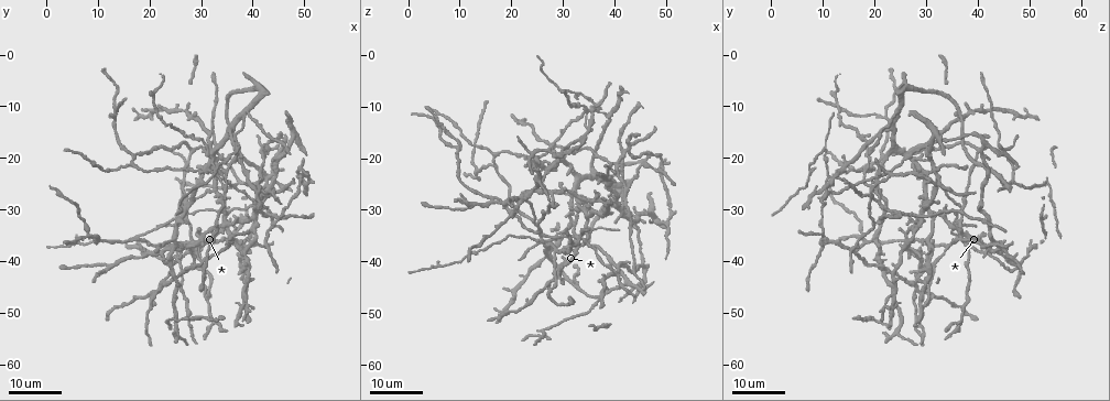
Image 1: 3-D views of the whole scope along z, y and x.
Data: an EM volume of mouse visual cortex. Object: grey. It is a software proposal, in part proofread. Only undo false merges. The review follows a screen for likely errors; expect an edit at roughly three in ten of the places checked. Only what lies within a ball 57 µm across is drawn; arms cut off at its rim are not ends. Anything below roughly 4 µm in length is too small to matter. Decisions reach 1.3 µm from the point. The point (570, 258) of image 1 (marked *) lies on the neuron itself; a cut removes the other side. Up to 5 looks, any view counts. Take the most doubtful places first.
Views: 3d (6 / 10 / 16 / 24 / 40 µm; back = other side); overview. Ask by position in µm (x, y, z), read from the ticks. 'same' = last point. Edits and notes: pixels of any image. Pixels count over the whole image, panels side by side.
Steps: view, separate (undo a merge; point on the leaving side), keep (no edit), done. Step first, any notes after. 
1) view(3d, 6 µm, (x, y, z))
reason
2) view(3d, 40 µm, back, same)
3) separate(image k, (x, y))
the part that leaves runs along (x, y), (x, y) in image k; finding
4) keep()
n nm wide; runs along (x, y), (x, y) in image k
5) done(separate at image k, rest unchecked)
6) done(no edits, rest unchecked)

view(3d, 16 µm, (27.5, 11.0, 38.5))
thin arm on a thick one

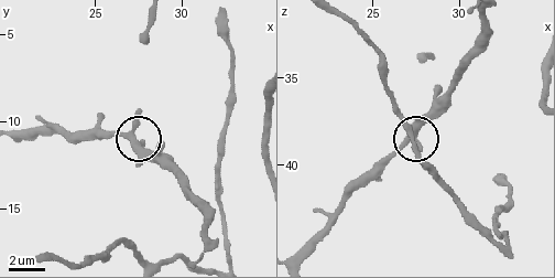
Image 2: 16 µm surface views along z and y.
view(3d, 6 µm, (26.9, 10.7, 38.6))

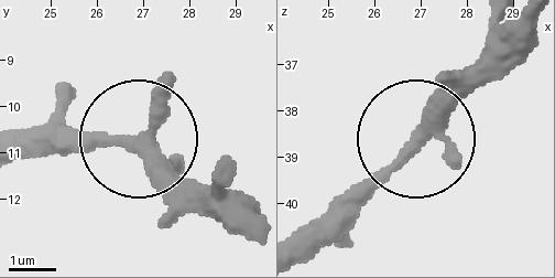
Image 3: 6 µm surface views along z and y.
keep()
300 nm wide; runs along (252, 237), (141, 139), (78, 131), (66, 92) in image 3; all the same neuron

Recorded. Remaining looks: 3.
view(3d, 16 µm, (16.5, 19.0, 21.5))
a fork

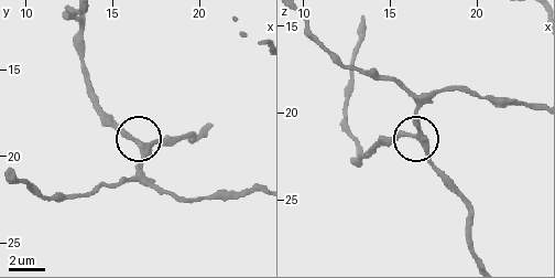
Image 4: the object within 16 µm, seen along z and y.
view(3d, 10 µm, (16.6, 19.3, 21.5))

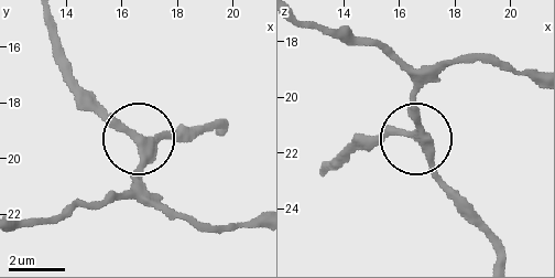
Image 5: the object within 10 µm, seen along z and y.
keep()
3 arms; runs along (225, 132), (217, 125), (189, 125), (140, 139), (85, 92) in image 5; one neuron here

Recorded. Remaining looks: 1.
done(no edits, rest unchecked)

